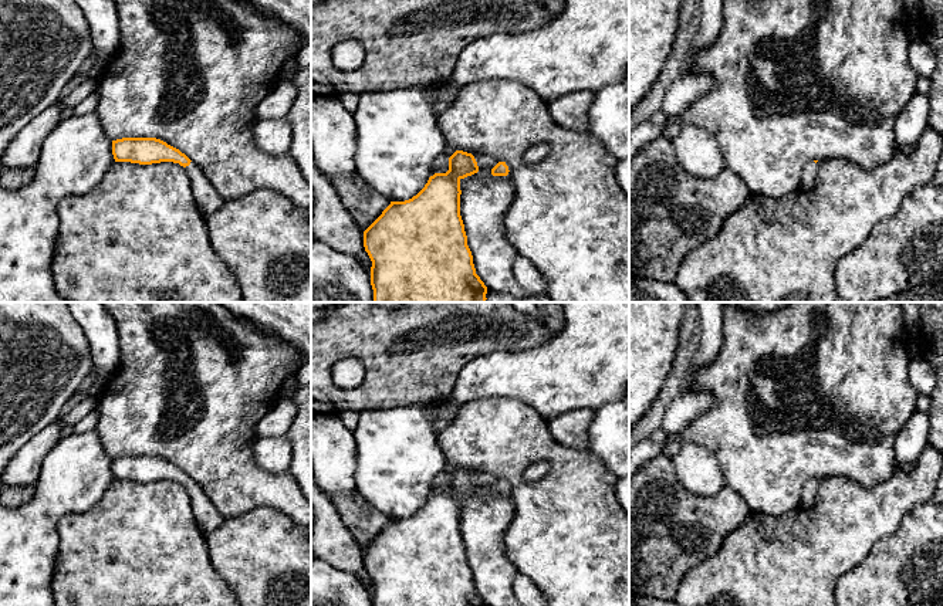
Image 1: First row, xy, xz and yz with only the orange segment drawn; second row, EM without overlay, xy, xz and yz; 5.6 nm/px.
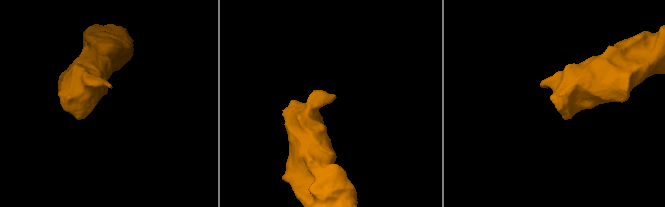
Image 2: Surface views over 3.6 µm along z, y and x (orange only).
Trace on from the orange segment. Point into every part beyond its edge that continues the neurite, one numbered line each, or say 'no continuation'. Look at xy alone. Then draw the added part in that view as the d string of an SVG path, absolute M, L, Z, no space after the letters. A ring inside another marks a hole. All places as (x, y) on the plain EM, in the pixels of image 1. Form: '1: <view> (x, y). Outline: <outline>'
1: xy (208, 517). Outline: M190 480L185 487L190 497L193 515L203 534L209 535L223 524L224 517L216 509L197 483Z

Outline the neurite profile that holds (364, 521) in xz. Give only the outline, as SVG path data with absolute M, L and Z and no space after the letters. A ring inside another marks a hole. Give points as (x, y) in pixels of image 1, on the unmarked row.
M358 492L329 498L345 527L364 549L391 522L388 515L375 508Z

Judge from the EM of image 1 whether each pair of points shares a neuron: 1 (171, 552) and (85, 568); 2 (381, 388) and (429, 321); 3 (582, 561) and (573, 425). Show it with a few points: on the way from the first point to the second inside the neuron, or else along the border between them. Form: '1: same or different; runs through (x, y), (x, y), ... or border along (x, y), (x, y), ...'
1: same; runs through (149, 558), (135, 568), (107, 568)
2: same; runs through (398, 371), (429, 338)
3: different; border along (548, 426), (553, 437), (561, 444), (585, 450)

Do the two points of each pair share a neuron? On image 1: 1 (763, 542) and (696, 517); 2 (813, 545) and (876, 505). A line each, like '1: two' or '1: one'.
1: two
2: one

